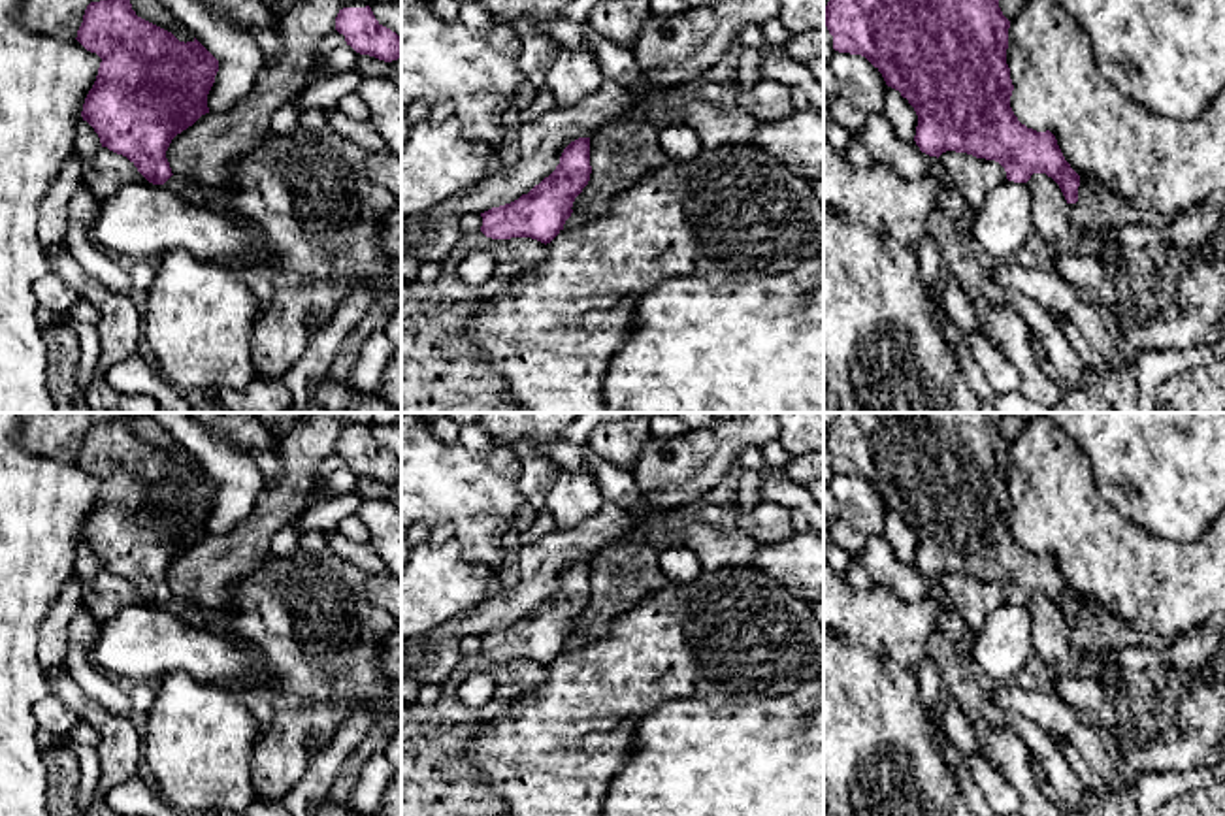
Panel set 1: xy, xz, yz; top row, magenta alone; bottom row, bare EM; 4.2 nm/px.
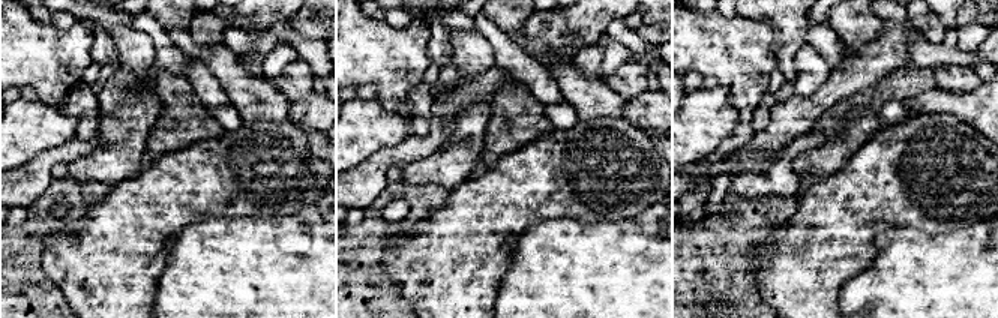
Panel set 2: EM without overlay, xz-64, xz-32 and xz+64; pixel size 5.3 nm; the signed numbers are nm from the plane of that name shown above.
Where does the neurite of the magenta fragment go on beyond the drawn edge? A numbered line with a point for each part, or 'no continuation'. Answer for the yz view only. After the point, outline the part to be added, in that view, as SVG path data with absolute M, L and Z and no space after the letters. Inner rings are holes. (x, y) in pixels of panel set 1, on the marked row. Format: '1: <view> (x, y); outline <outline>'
no continuation

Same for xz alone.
no continuation

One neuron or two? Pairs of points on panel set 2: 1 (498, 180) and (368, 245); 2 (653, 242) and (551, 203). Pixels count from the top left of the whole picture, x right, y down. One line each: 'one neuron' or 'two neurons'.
1: two neurons
2: two neurons

